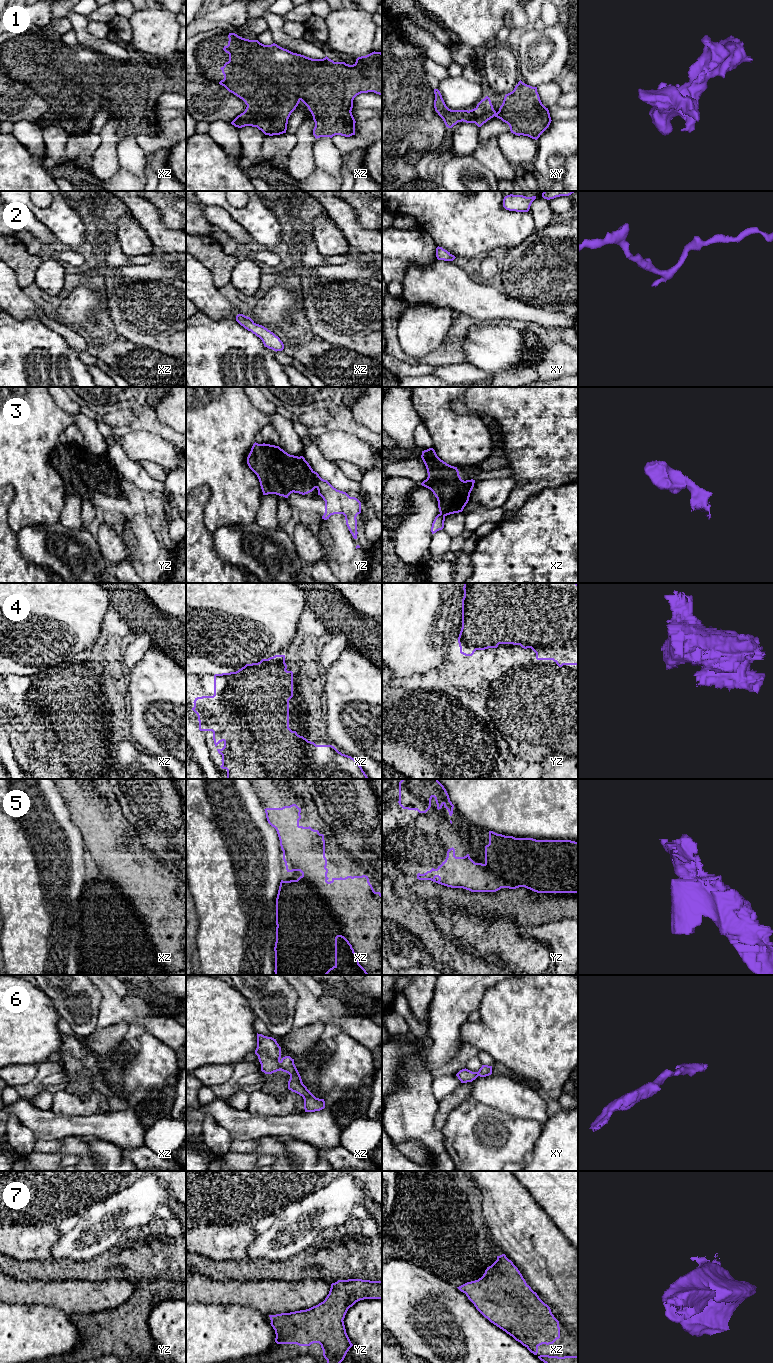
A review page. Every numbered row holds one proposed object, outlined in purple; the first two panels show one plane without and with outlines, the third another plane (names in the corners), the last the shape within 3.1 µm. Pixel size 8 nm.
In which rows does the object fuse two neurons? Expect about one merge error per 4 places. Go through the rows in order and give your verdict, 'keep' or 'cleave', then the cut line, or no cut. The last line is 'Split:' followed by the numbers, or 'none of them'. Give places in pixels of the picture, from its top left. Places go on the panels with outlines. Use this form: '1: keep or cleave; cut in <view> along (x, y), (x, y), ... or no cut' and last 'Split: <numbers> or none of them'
1: keep; no cut
2: keep; no cut
3: keep; no cut
4: keep; no cut
5: keep; no cut
6: keep; no cut
7: keep; no cut
Split: none of them

